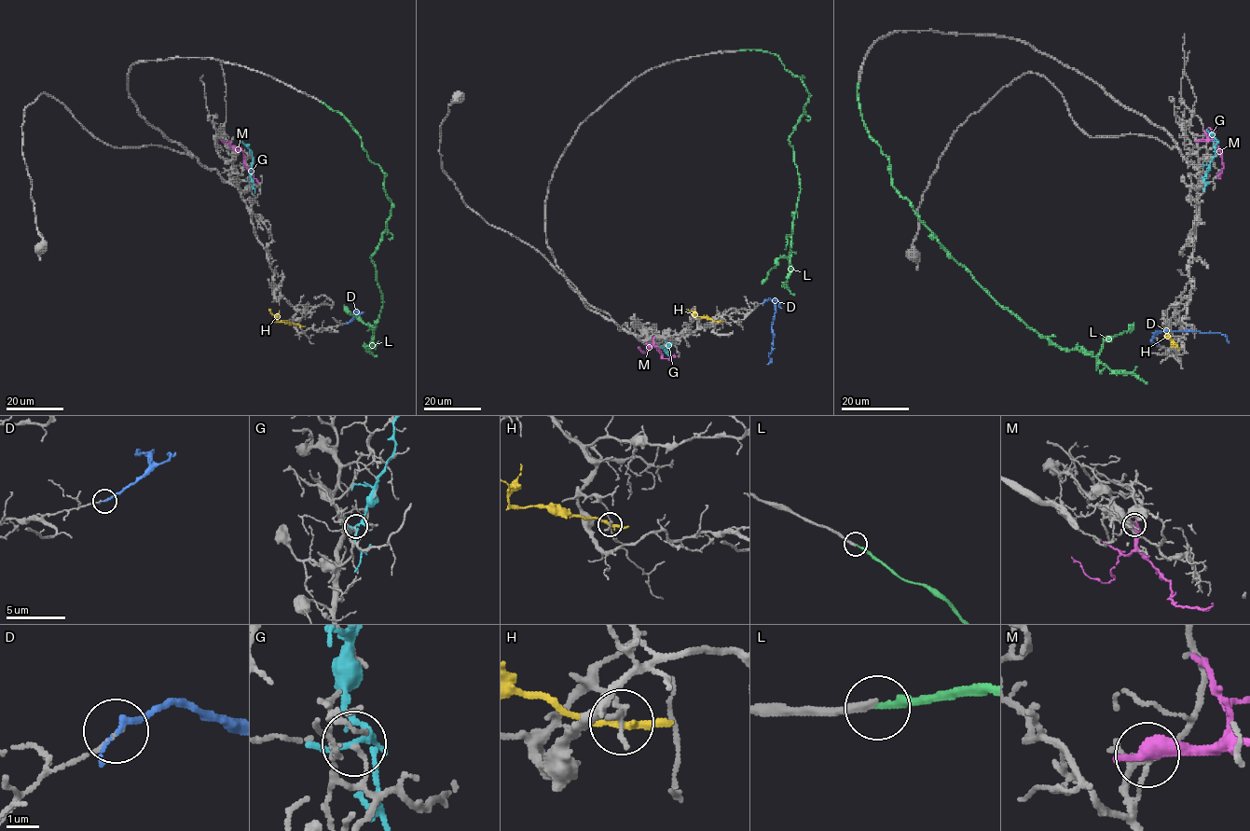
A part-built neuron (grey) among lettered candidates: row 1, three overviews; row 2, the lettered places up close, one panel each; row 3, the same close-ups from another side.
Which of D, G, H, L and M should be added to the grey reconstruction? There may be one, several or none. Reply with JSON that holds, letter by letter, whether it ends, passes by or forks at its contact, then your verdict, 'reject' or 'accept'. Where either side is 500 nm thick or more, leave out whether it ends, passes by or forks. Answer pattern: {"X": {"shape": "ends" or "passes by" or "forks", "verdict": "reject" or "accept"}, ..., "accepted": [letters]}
{"D": {"shape": "ends", "verdict": "reject"}, "G": {"shape": "forks", "verdict": "reject"}, "H": {"shape": "passes by", "verdict": "reject"}, "L": {"shape": "ends", "verdict": "accept"}, "M": {"verdict": "reject"}, "accepted": ["L"]}

